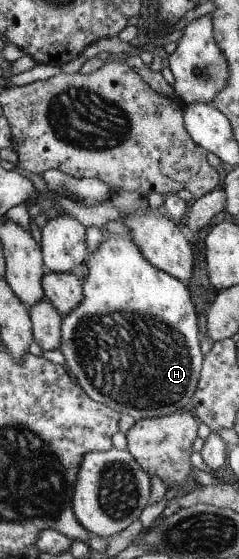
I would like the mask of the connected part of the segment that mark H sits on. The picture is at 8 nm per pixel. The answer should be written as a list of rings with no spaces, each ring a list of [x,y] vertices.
[[[104,238],[101,244],[87,256],[86,275],[84,276],[83,284],[83,300],[78,304],[77,308],[69,315],[62,317],[61,323],[61,350],[66,360],[66,367],[71,369],[71,374],[79,379],[81,387],[94,400],[99,403],[106,404],[109,408],[114,408],[117,412],[124,412],[133,416],[135,421],[162,417],[170,415],[185,409],[189,404],[189,400],[194,398],[193,392],[198,390],[197,380],[199,380],[199,372],[203,362],[203,354],[199,348],[199,320],[197,320],[197,312],[191,300],[191,292],[188,286],[183,286],[183,282],[178,277],[171,276],[170,273],[163,272],[163,269],[155,268],[150,261],[143,256],[141,249],[135,244],[135,241],[130,238]]]

